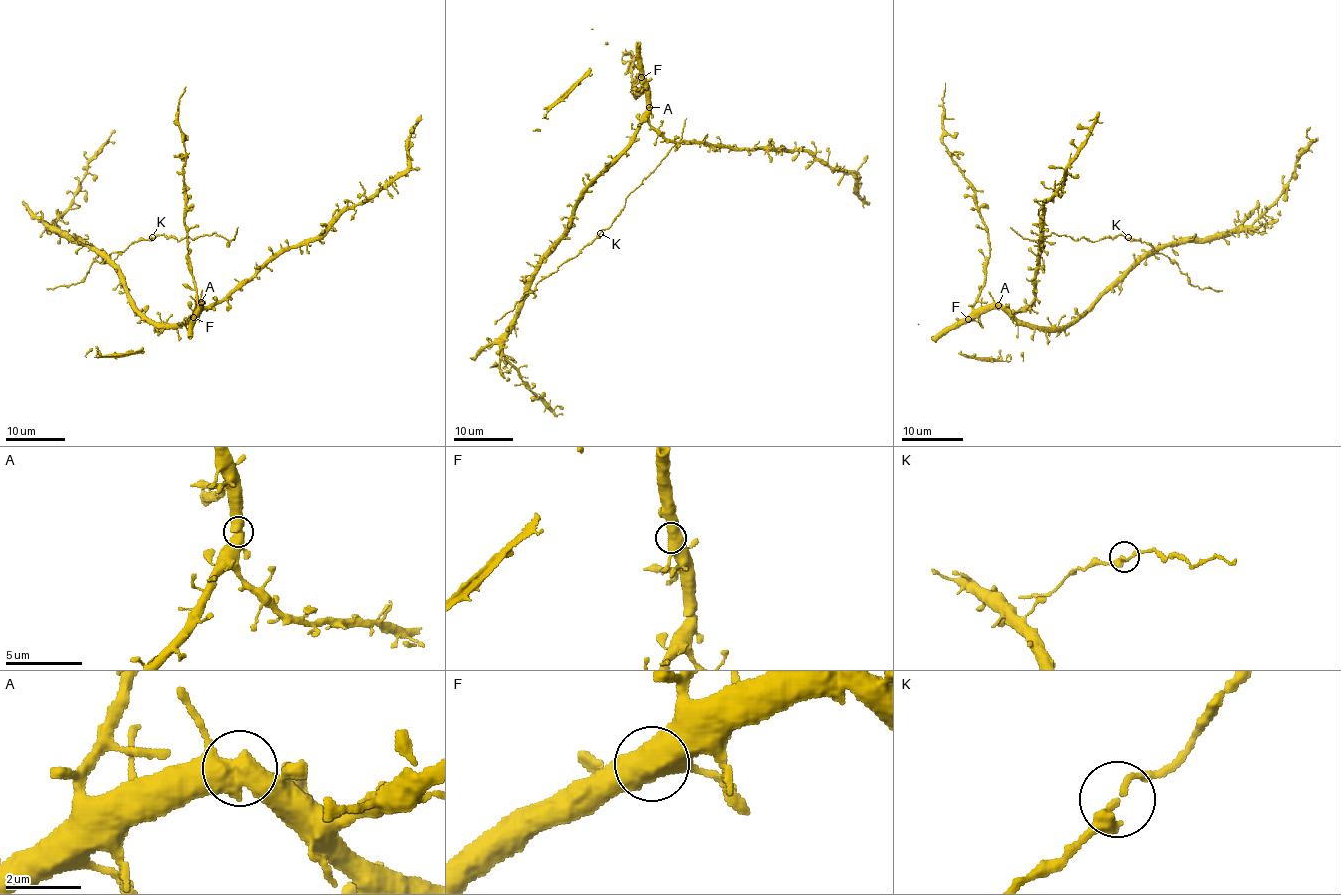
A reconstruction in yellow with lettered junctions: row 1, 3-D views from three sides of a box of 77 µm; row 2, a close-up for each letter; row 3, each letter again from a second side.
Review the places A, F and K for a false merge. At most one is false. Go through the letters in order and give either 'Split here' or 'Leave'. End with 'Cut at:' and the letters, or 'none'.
A: Leave
F: Leave
K: Leave
Cut at: none

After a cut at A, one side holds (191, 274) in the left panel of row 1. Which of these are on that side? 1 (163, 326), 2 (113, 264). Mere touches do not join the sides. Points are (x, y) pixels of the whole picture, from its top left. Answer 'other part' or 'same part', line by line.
1: other part
2: other part

